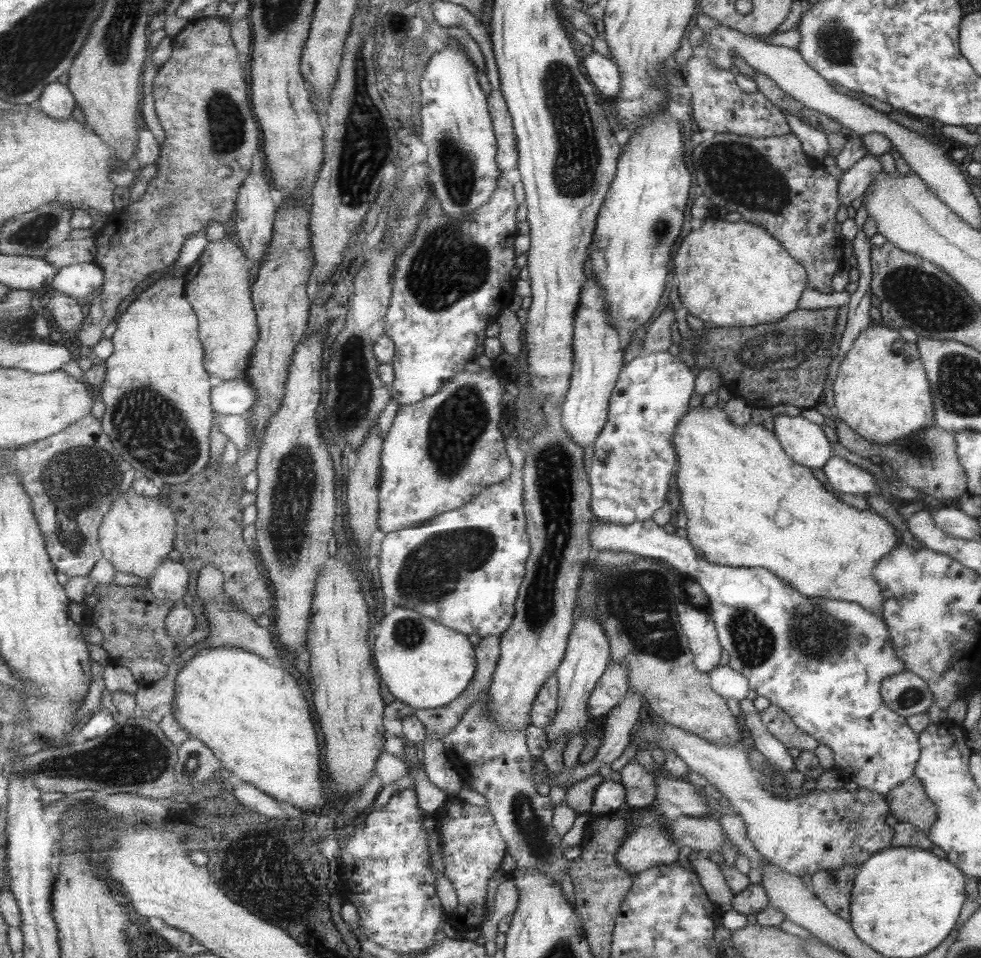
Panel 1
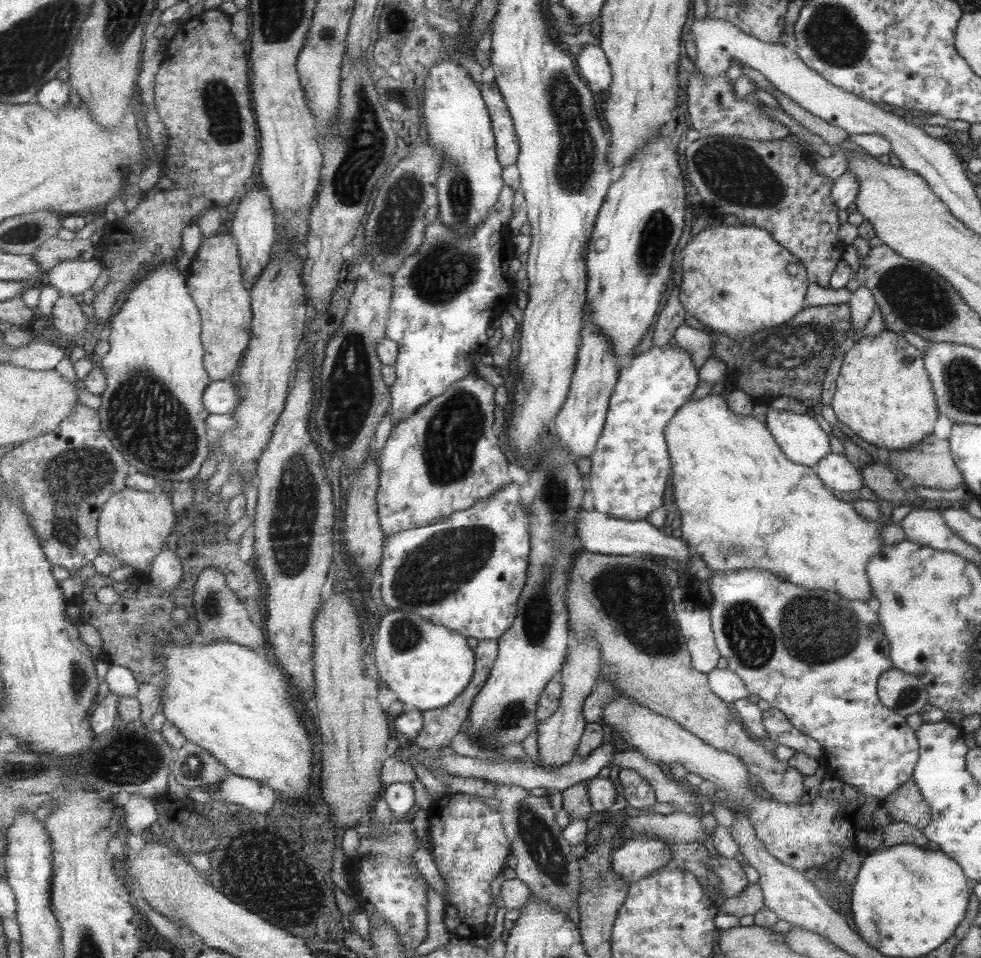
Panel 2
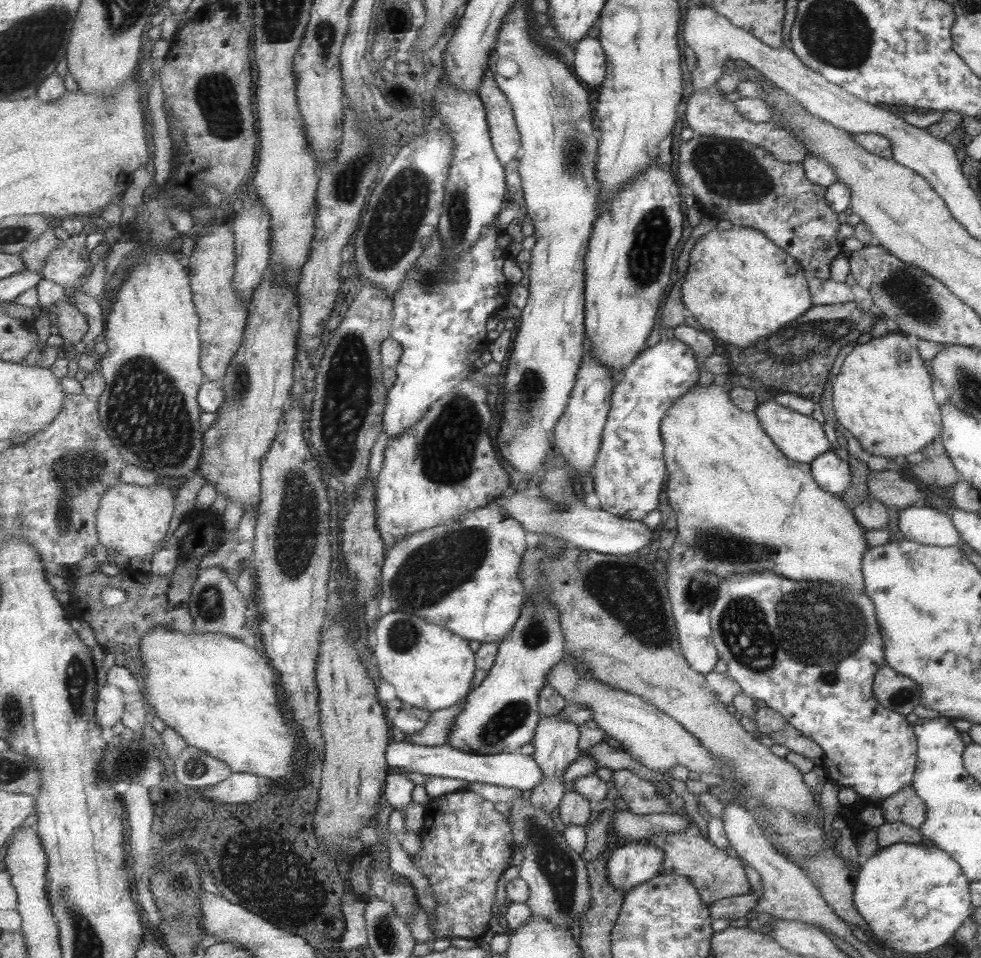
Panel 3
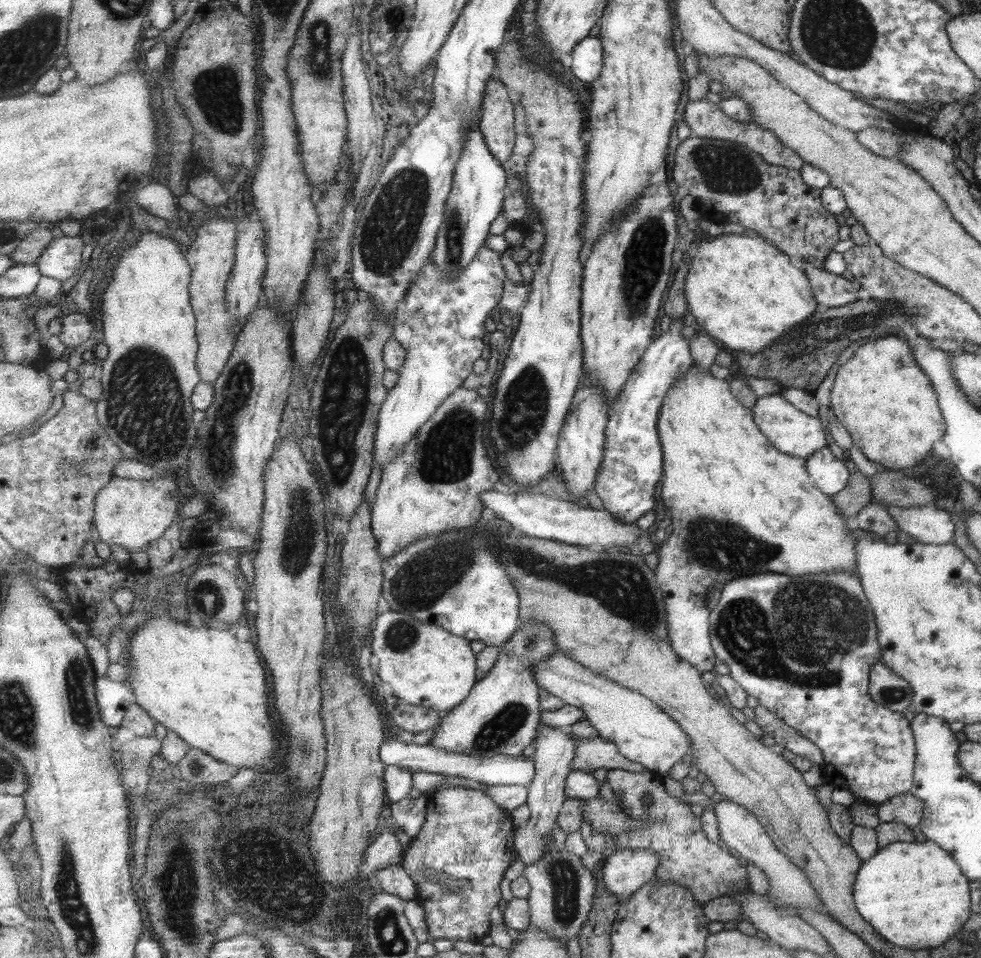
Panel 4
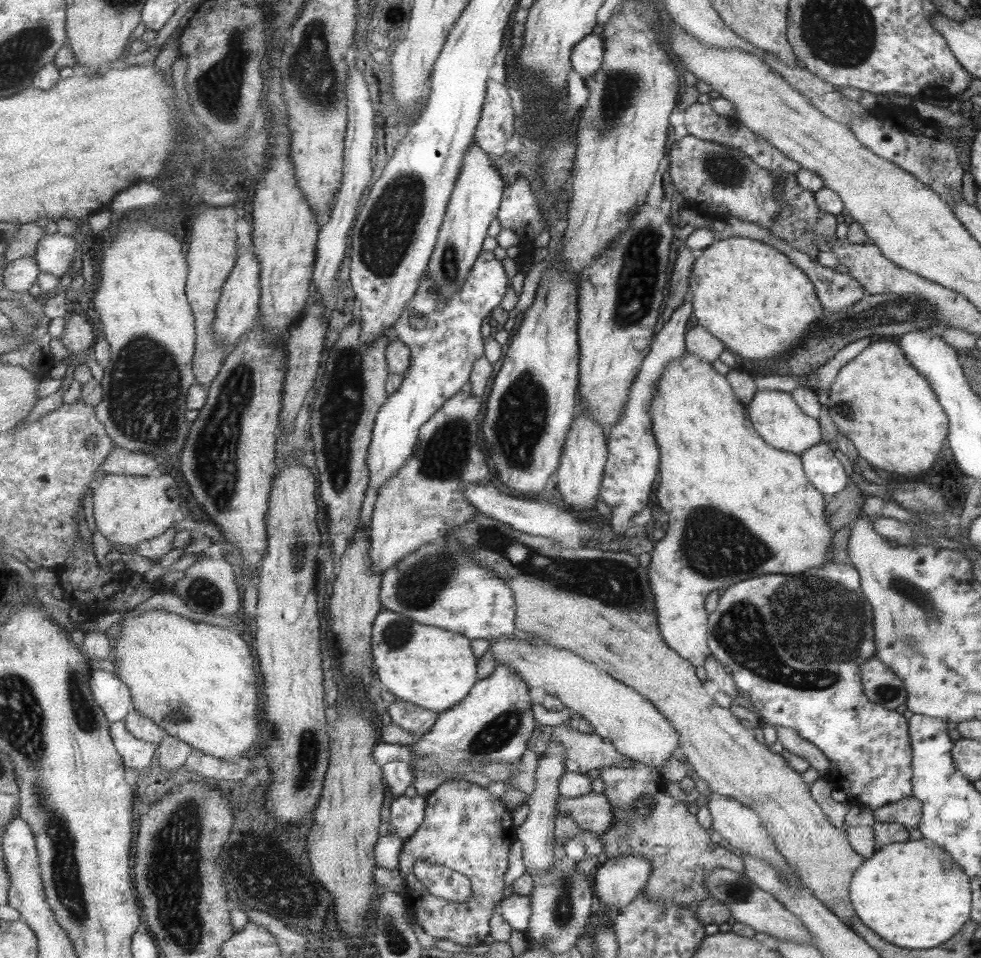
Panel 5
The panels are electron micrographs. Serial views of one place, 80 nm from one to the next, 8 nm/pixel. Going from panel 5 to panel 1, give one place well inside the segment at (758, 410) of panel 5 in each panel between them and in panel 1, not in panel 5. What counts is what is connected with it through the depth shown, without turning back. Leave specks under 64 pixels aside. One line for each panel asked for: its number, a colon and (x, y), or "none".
1: (803, 441)
2: (801, 440)
3: (800, 438)
4: (792, 433)

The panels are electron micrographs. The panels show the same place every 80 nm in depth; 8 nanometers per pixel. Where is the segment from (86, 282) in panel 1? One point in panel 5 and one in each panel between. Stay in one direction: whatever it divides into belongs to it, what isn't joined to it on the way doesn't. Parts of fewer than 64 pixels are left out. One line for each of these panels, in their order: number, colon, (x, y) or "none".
2: (73, 276)
3: (65, 265)
4: (61, 258)
5: (56, 252)

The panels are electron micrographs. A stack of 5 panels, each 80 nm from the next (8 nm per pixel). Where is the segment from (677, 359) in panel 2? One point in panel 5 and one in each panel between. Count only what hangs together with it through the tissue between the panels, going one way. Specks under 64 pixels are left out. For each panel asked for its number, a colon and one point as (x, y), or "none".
3: (627, 477)
4: (633, 462)
5: (633, 462)

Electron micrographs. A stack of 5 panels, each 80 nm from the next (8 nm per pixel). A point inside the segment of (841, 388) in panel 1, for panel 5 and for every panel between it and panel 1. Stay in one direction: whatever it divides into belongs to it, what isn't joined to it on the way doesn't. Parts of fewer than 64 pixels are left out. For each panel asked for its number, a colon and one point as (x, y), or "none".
2: (882, 397)
3: (881, 396)
4: (881, 397)
5: (879, 401)

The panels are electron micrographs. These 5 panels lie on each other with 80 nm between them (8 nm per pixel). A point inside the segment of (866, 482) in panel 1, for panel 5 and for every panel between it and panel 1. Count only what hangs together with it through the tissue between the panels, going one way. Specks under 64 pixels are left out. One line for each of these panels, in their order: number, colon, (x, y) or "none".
2: (836, 473)
3: (831, 474)
4: (827, 474)
5: (824, 472)

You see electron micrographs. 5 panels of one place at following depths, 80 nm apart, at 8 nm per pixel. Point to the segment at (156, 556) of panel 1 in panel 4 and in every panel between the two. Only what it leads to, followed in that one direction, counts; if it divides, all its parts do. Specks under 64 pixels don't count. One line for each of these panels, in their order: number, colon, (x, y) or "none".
2: (133, 525)
3: (132, 519)
4: (129, 512)

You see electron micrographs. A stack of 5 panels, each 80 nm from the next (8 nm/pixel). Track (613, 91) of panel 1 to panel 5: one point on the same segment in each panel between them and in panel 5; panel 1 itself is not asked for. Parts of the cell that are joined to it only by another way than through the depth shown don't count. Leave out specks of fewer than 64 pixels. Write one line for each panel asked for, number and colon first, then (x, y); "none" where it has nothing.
2: (593, 64)
3: (590, 65)
4: (588, 56)
5: (588, 57)

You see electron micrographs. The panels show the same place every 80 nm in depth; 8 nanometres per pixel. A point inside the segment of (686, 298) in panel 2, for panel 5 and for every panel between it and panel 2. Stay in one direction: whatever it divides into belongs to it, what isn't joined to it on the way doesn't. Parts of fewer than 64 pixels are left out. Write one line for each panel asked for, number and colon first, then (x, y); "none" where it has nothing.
3: (740, 286)
4: (744, 292)
5: (753, 298)

